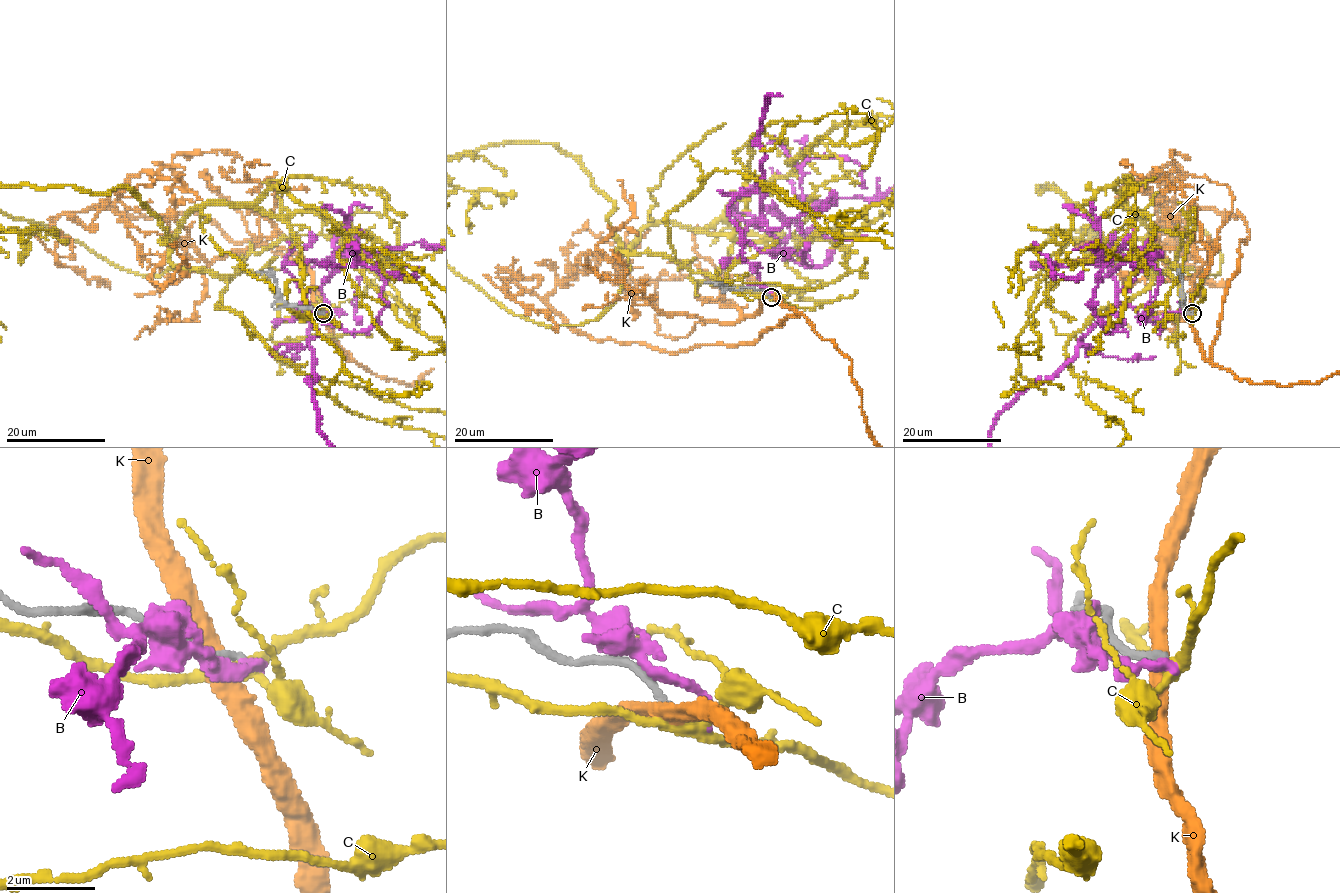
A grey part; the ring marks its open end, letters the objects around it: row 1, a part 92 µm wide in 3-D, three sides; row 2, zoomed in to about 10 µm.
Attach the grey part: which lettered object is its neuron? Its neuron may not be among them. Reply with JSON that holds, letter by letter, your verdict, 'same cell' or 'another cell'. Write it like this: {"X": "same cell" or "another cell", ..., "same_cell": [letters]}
{"B": "another cell", "C": "another cell", "K": "another cell", "same_cell": []}

